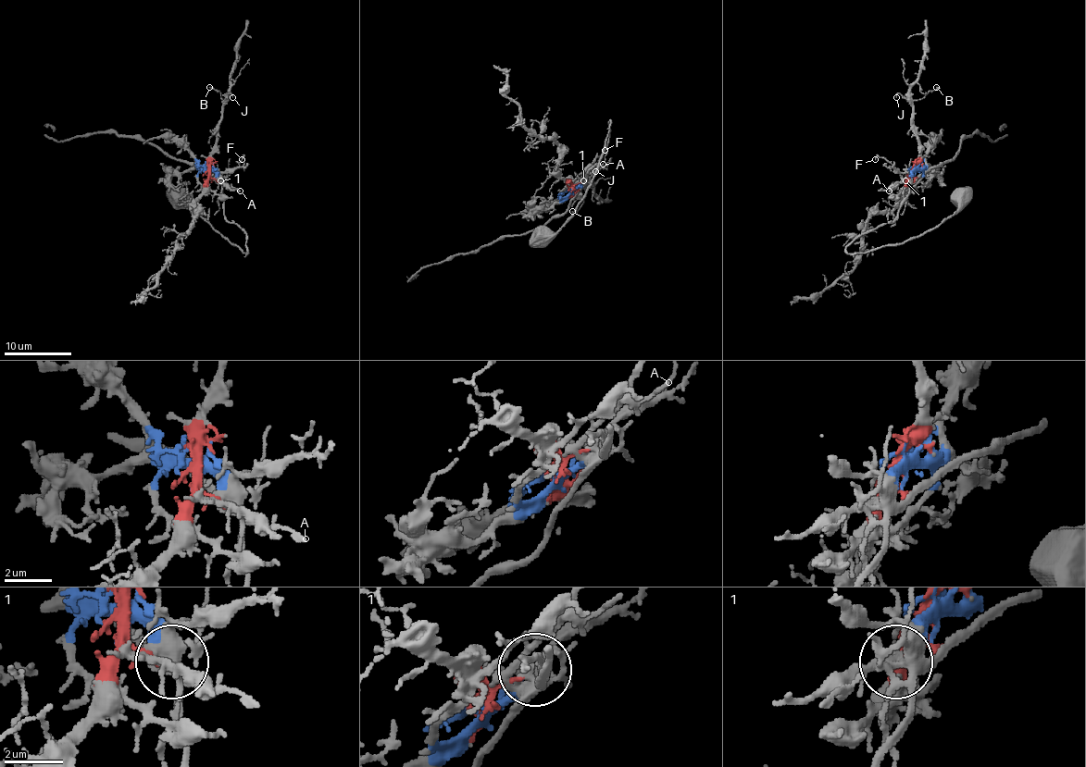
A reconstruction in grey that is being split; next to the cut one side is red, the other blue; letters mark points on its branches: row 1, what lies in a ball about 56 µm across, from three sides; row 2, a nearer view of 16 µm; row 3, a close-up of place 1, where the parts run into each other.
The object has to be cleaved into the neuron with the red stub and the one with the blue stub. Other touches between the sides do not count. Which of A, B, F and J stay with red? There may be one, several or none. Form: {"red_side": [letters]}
{"red_side": ["B", "J"]}

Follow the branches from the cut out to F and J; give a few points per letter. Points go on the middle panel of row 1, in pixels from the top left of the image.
F: (567, 190), (571, 191), (604, 165), (605, 150)
J: (568, 190), (577, 195), (595, 171)

